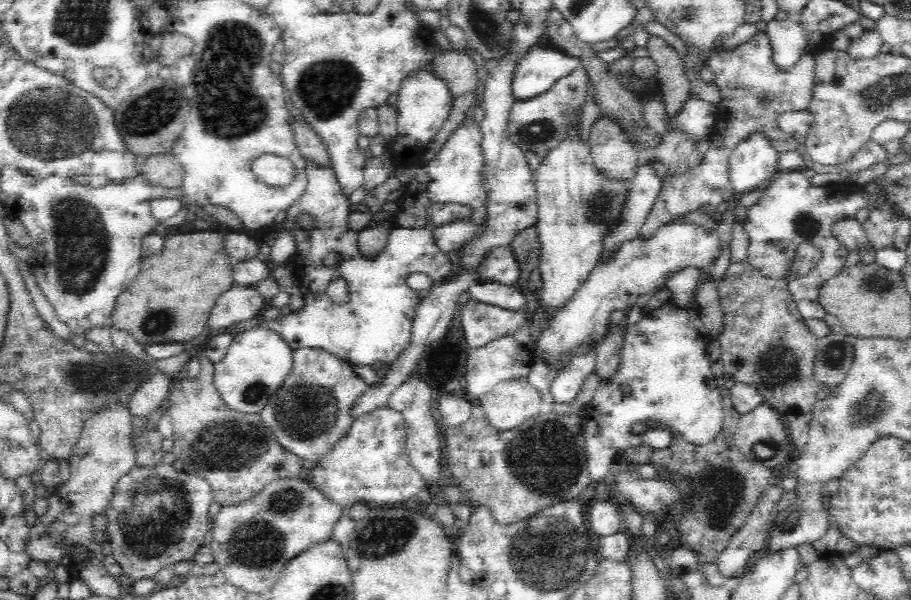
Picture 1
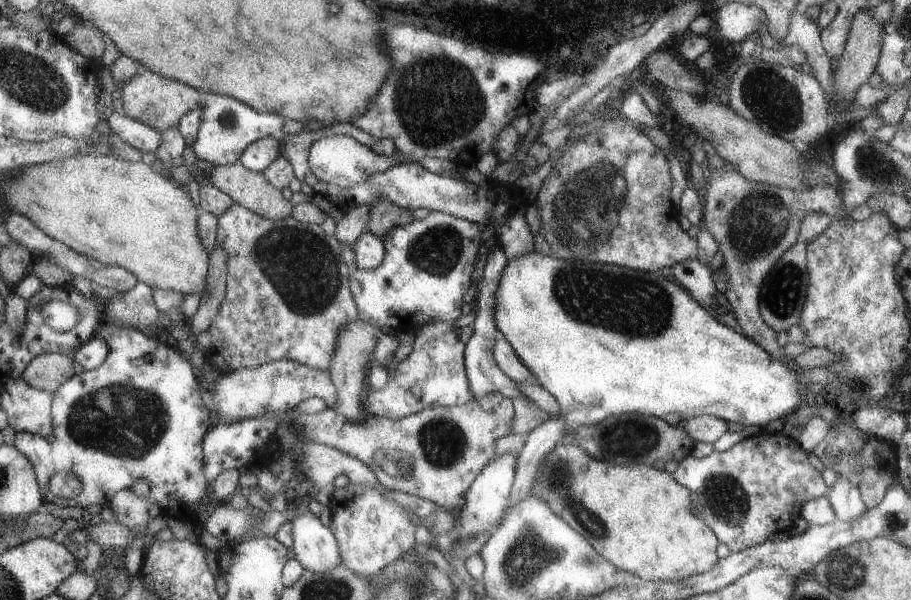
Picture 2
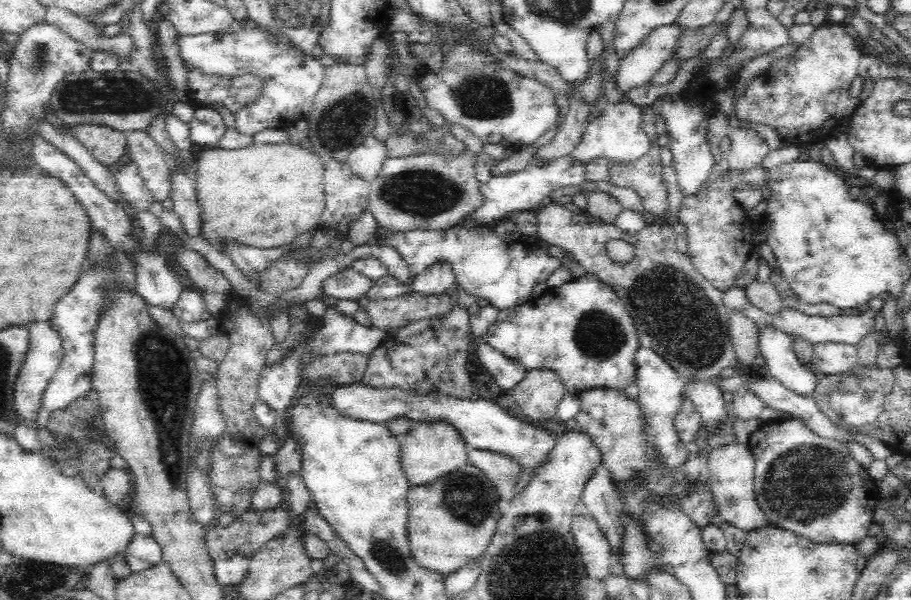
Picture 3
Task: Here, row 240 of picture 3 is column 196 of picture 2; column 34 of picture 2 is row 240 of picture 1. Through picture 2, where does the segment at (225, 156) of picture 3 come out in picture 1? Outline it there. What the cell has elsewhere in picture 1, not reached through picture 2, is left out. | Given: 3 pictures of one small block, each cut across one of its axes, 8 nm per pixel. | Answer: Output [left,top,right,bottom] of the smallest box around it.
[111,231,233,348]

